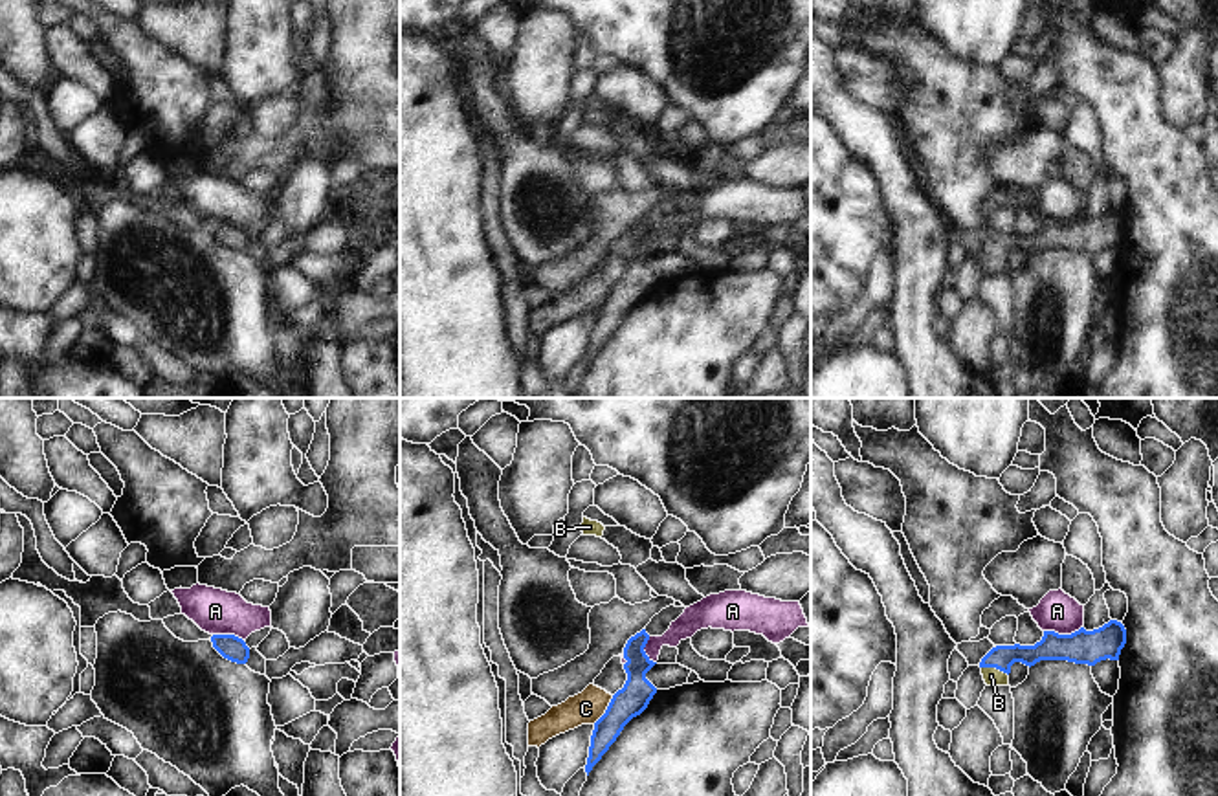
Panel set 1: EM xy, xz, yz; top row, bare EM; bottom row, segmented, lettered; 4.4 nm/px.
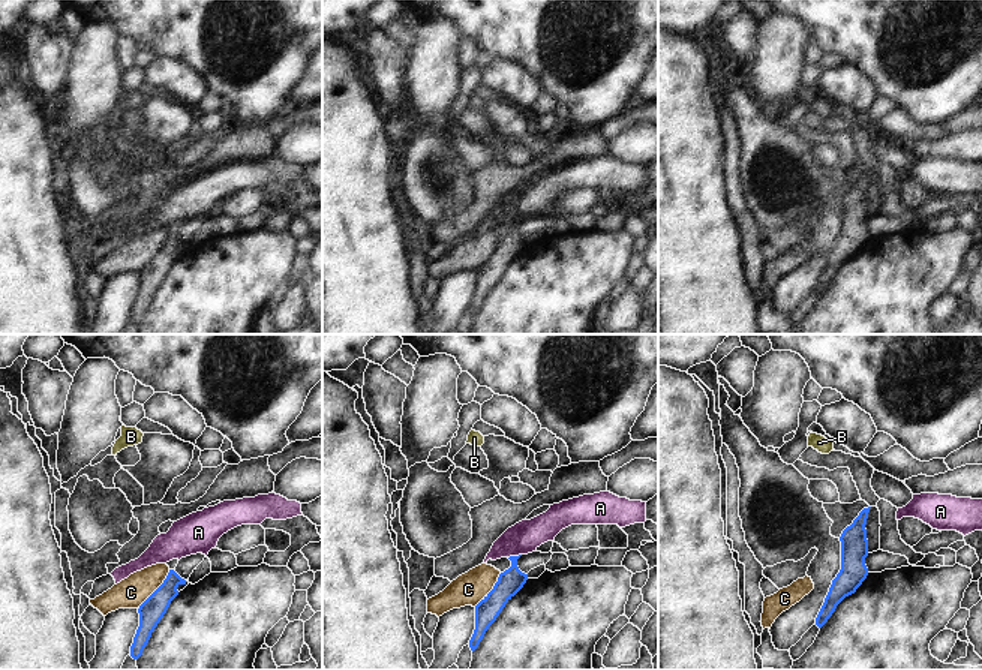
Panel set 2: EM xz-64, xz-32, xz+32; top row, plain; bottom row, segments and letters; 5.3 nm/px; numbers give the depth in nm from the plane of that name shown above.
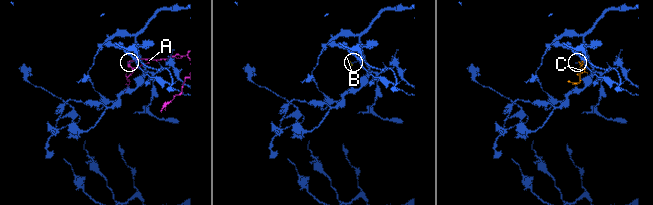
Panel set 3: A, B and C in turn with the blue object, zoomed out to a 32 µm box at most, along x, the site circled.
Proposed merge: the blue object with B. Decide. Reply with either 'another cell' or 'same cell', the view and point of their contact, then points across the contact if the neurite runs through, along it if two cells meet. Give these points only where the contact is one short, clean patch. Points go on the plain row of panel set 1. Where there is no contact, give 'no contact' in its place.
same cell; meets blue in yz at (995, 255); runs through yz (1002, 246), (995, 255), (991, 265)

